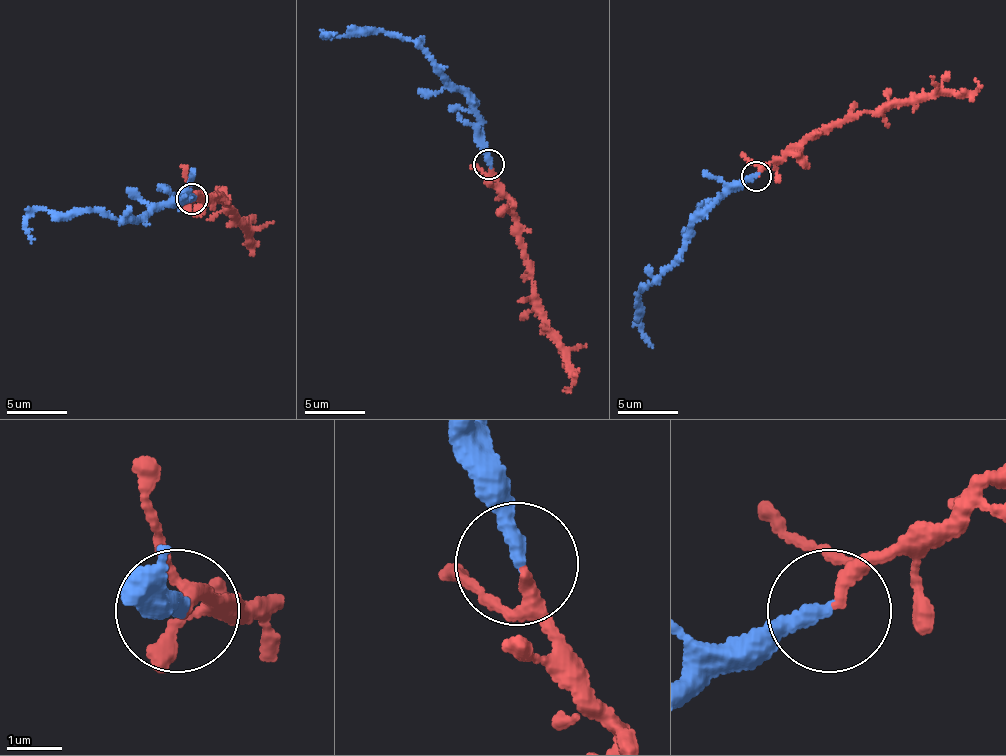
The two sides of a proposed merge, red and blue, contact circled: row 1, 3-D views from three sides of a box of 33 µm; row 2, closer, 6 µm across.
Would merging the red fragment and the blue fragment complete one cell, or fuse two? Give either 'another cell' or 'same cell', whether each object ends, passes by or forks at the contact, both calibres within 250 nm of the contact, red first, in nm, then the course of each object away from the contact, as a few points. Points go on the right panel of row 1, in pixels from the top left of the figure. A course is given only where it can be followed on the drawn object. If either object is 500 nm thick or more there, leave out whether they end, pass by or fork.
same cell; red passes by; blue ends there; 170 nm thick on the red side, 280 nm on the other; red runs (756, 176), (790, 150), (799, 150), (809, 139), (864, 111), (941, 95), (973, 93), (978, 89), (975, 80); blue runs (755, 177), (730, 183), (693, 223), (689, 242), (635, 304), (642, 331), (652, 347)

